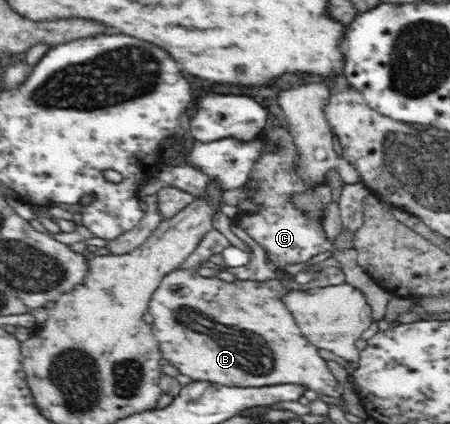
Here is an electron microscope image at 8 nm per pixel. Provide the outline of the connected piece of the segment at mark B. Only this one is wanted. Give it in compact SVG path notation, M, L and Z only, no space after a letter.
M181 267L171 271L162 278L156 291L151 295L147 309L154 319L151 329L158 341L163 359L176 367L179 374L193 381L236 387L302 384L306 389L318 393L321 398L333 401L342 398L344 388L340 381L332 375L319 350L302 336L292 312L282 302L282 297L288 291L278 279L237 279L230 283L220 278L203 277L195 270Z

